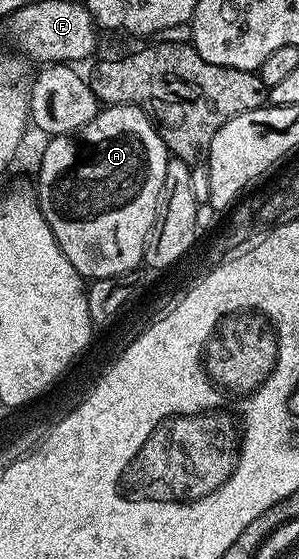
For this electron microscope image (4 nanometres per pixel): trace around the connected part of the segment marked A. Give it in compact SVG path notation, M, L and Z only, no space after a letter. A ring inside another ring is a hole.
M105 106L104 108L98 109L95 117L86 124L82 130L77 131L75 136L70 136L68 134L58 134L56 136L50 137L49 142L45 146L45 151L41 154L41 167L37 170L37 190L35 189L35 197L37 199L37 205L41 207L43 216L47 220L47 224L51 228L51 232L55 236L55 240L59 244L59 248L63 252L63 256L67 256L67 260L71 260L71 264L75 267L77 271L81 273L82 278L86 280L92 280L94 278L106 278L107 276L119 276L120 274L128 274L130 272L136 271L137 265L141 266L144 256L145 256L145 246L147 241L149 241L149 235L153 231L153 226L156 224L157 220L157 205L159 204L160 193L163 189L163 178L166 175L167 164L171 157L168 148L163 144L163 140L159 136L159 132L153 126L153 121L150 120L147 115L142 112L142 110L137 106Z

